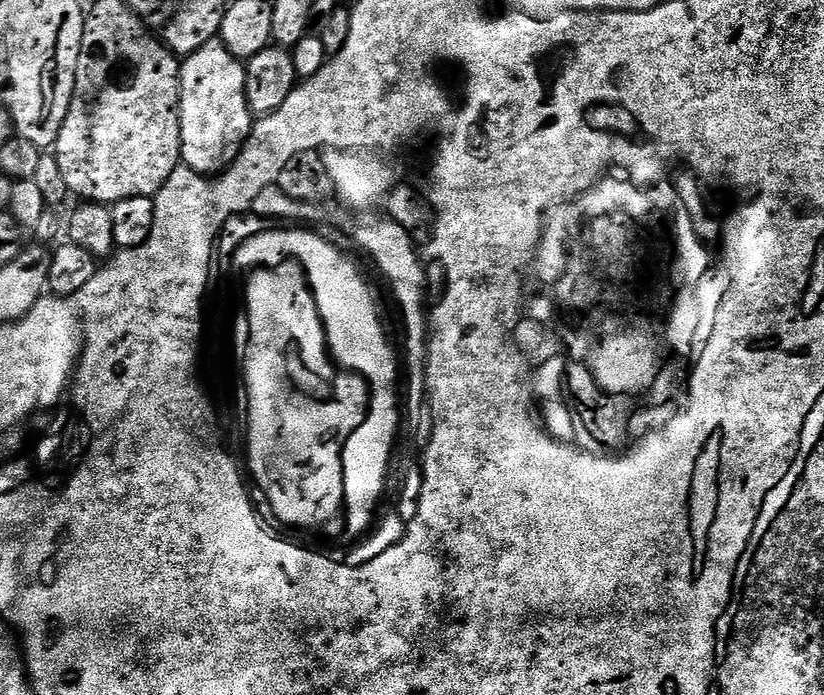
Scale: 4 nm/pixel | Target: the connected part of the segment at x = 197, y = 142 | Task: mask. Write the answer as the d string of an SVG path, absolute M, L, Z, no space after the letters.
M219 39L206 42L194 54L183 57L180 65L180 159L183 167L213 177L224 171L244 151L244 143L252 133L254 113L248 108L246 98L246 64Z

